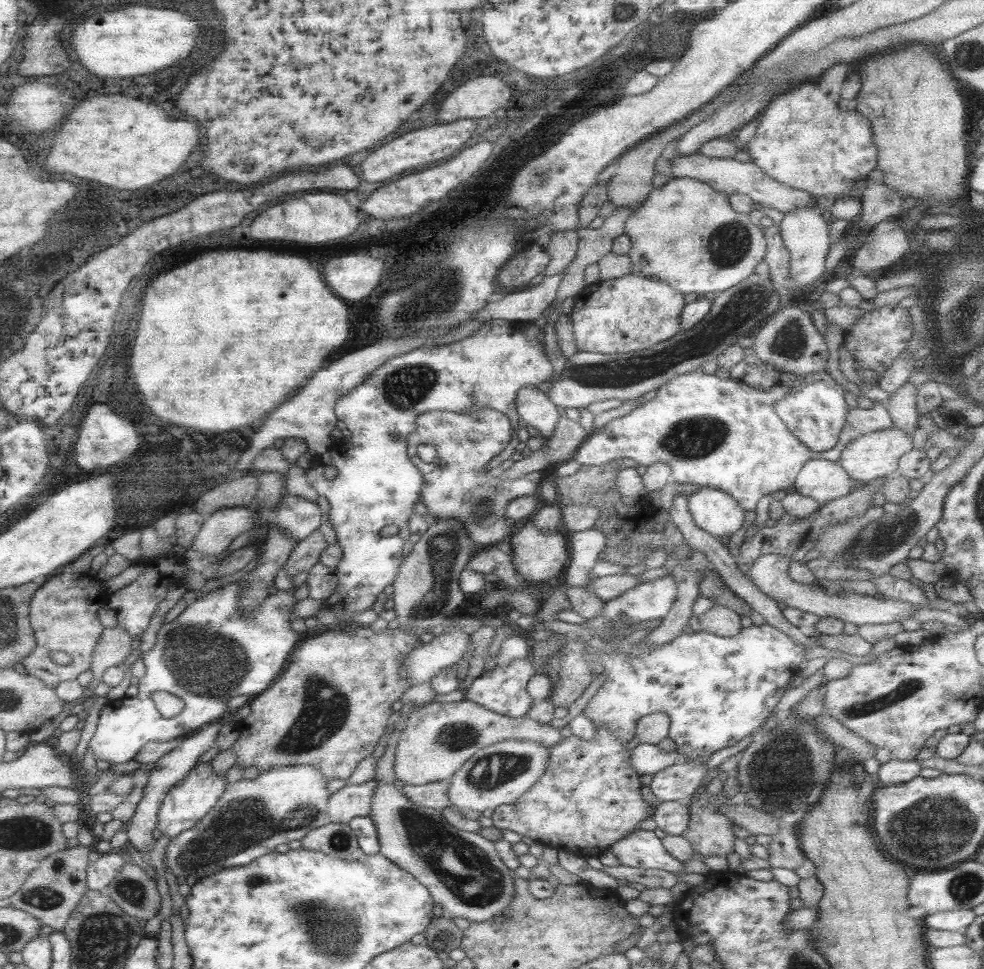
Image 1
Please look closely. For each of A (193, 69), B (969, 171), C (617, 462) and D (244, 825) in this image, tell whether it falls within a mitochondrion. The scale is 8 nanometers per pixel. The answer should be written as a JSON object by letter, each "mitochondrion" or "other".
{"A":"other","B":"other","C":"other","D":"mitochondrion"}

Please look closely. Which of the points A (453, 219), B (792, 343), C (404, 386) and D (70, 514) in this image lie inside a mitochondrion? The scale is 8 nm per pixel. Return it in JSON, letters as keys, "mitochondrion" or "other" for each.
{"A":"other","B":"mitochondrion","C":"mitochondrion","D":"other"}

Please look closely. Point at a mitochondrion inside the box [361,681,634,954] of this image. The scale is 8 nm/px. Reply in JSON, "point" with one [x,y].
{"point":[471,875]}

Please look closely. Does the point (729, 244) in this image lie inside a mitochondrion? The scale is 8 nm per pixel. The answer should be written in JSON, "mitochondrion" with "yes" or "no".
{"mitochondrion":"yes"}

